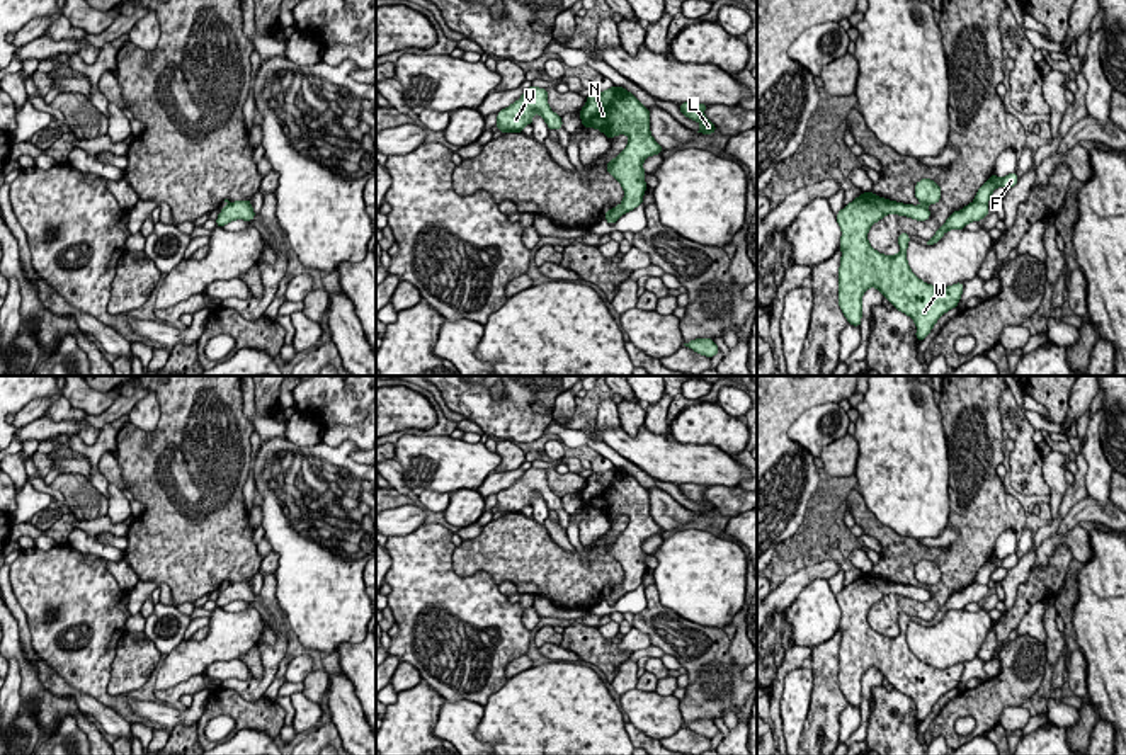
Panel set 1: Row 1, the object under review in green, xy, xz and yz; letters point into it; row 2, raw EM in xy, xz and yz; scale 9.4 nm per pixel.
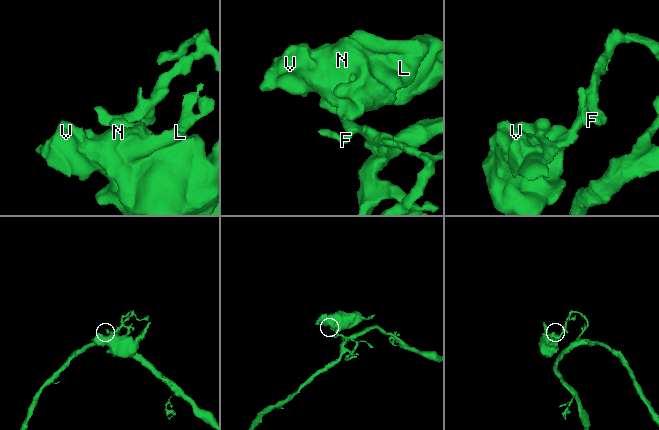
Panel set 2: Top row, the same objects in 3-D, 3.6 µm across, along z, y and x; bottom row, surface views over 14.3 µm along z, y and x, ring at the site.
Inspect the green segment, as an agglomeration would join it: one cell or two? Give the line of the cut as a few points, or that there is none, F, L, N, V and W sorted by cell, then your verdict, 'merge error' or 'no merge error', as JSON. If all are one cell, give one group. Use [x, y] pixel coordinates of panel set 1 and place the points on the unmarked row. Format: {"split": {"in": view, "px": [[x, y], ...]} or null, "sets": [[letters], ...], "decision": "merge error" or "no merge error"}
{"split": {"in": "yz", "px": [[973, 582], [985, 585]]}, "sets": [["F"], ["L", "N", "V", "W"]], "decision": "merge error"}

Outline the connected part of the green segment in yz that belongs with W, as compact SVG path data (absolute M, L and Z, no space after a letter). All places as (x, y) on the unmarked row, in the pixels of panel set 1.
M922 559L915 565L915 578L922 583L920 587L862 573L837 593L837 604L842 610L839 687L850 706L861 707L862 675L874 667L893 689L915 702L915 718L920 723L946 692L958 687L964 665L935 668L920 661L908 648L907 627L910 617L903 612L898 616L898 636L883 636L867 622L869 609L886 595L927 602L930 592L925 587L941 582L941 568L930 559Z

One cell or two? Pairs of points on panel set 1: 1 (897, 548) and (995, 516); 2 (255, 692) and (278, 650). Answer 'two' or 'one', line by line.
1: one
2: one

